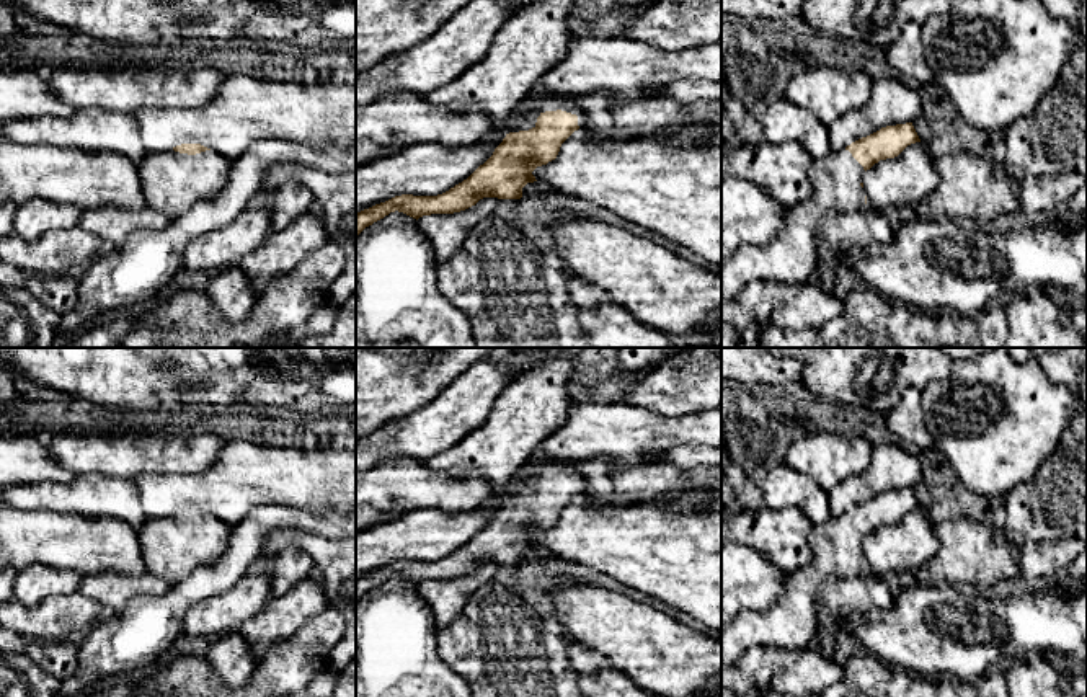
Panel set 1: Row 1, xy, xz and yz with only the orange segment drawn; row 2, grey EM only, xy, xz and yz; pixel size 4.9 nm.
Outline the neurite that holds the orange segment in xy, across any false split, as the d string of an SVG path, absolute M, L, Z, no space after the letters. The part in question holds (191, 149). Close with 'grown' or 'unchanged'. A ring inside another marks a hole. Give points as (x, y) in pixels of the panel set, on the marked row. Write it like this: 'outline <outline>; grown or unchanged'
outline M181 144L166 152L149 152L139 165L147 206L168 219L194 202L220 194L230 162L201 144Z; grown

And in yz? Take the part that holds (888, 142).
outline M912 122L886 126L862 137L845 149L831 150L824 158L813 160L808 180L813 194L793 207L783 220L782 232L764 245L743 245L721 268L721 302L731 300L754 279L785 284L806 282L821 261L821 225L831 214L852 212L867 204L862 178L875 163L898 157L907 145L921 142Z; grown

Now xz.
outline M537 80L527 98L503 122L509 131L493 155L467 180L437 196L402 194L356 214L356 238L390 212L413 219L454 214L483 198L521 199L522 188L537 181L532 171L555 160L561 144L586 124L584 113Z; grown

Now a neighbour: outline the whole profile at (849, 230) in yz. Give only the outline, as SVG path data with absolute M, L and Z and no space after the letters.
M863 204L857 211L831 214L821 225L821 260L847 266L847 251L888 243L894 230L881 211Z

